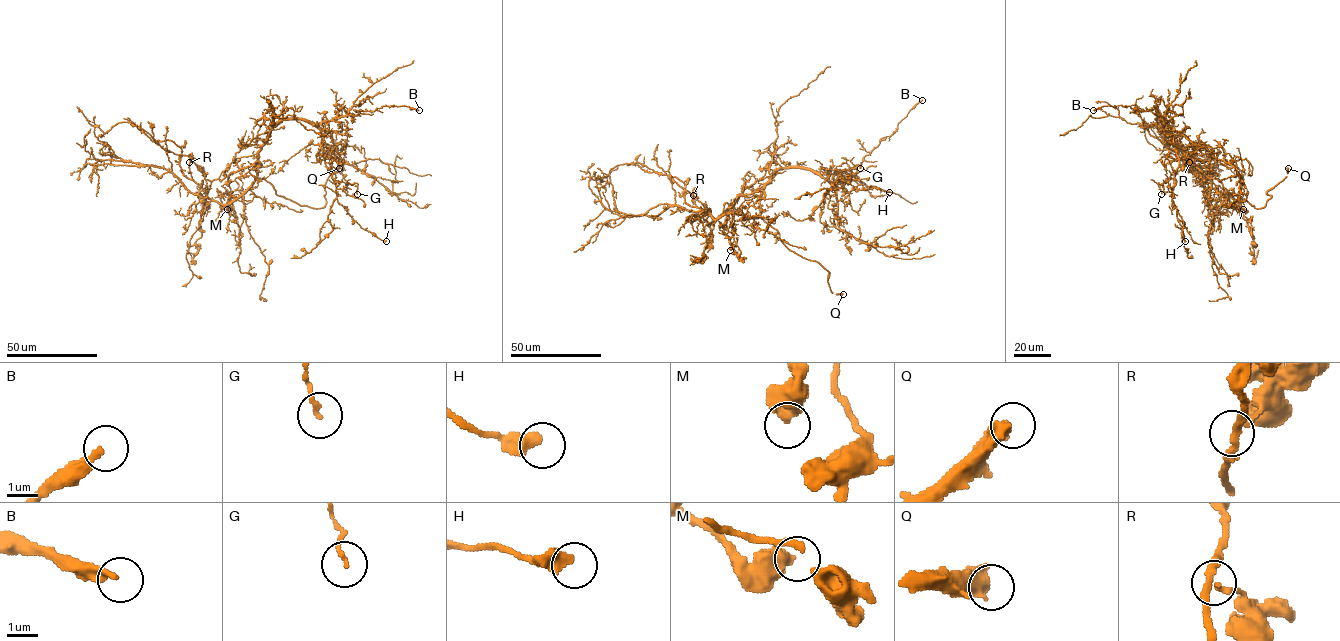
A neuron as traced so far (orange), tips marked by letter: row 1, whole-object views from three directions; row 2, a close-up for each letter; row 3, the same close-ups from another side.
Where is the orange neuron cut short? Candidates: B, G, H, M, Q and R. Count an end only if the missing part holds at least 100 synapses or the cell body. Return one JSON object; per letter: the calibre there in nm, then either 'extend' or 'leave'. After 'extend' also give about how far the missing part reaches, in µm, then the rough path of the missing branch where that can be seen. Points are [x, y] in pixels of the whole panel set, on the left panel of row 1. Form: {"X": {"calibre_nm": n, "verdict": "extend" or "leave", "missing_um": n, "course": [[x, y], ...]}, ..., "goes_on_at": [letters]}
{"B": {"calibre_nm": 240, "verdict": "leave"}, "G": {"calibre_nm": 120, "verdict": "leave"}, "H": {"calibre_nm": 480, "verdict": "leave"}, "M": {"calibre_nm": 550, "verdict": "leave"}, "Q": {"calibre_nm": 550, "verdict": "extend", "missing_um": 15, "course": [[339, 168], [351, 164], [360, 168]]}, "R": {"calibre_nm": 120, "verdict": "leave"}, "goes_on_at": ["Q"]}

